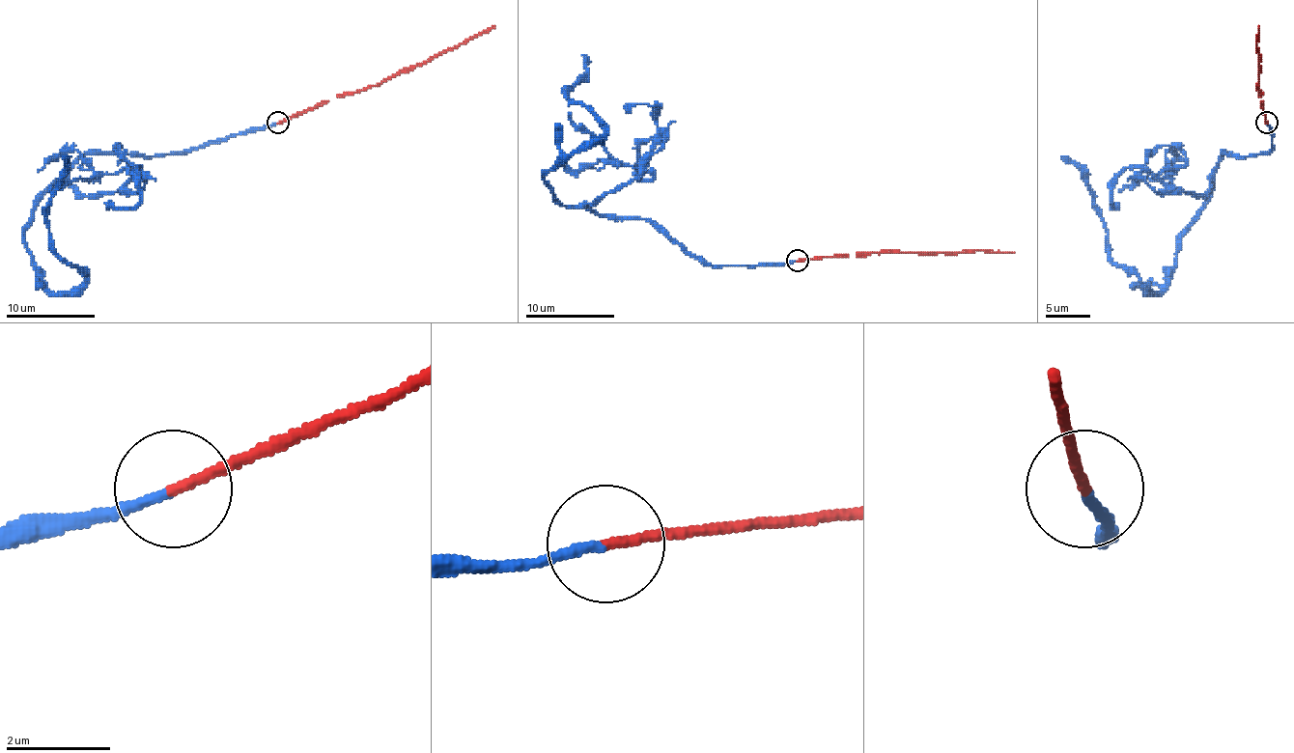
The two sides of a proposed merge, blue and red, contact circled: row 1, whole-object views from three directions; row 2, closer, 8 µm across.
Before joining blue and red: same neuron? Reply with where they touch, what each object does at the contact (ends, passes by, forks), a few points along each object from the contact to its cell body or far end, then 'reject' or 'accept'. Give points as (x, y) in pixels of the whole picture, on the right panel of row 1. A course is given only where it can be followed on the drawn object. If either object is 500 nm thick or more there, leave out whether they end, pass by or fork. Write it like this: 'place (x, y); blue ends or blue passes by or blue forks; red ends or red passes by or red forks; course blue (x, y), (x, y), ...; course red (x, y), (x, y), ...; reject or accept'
place (1267, 123); blue ends; red ends; course blue (1267, 123), (1272, 148), (1263, 154), (1223, 154), (1176, 264), (1150, 293), (1110, 258), (1094, 194), (1061, 156); course red (1267, 123), (1258, 85), (1258, 26); accept

